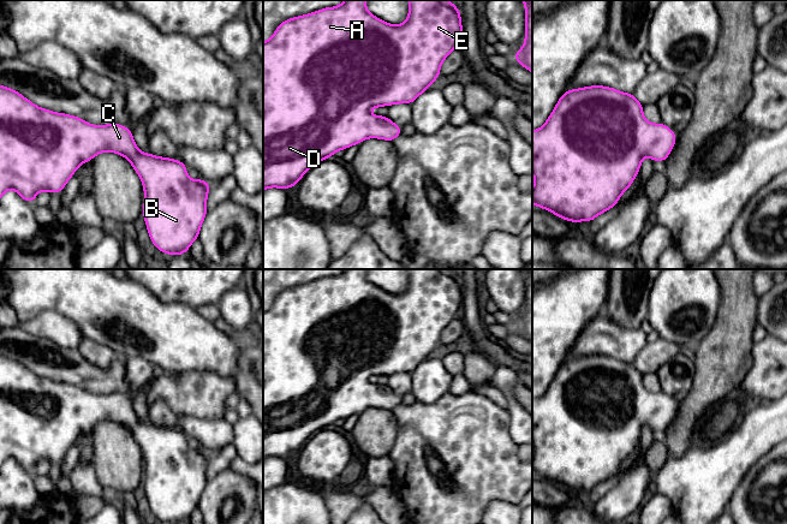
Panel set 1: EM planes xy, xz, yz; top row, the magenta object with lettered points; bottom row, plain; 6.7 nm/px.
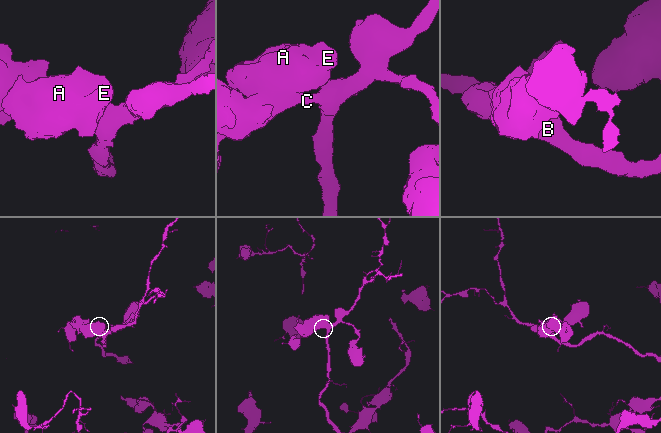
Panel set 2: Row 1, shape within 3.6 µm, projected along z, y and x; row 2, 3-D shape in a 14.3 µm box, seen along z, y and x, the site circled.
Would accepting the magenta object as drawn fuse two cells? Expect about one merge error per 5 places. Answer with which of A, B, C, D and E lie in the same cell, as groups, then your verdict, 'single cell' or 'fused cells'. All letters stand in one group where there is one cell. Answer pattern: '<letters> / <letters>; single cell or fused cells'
A B C D E; single cell

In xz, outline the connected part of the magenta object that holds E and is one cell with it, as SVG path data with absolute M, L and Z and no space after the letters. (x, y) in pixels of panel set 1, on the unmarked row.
M345 269L341 274L321 278L304 285L292 286L280 292L273 305L263 311L263 460L269 457L291 458L316 433L329 428L336 419L345 419L351 415L360 413L365 407L394 410L401 404L403 397L395 394L388 386L371 386L371 376L382 376L399 373L412 373L429 358L440 344L443 329L460 315L461 284L454 272L447 269L409 269L409 285L404 293L394 294L381 290L366 279L365 269Z

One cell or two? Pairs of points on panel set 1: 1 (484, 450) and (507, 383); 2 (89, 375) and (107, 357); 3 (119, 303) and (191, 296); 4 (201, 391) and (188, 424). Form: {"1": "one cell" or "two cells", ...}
{"1": "two cells", "2": "two cells", "3": "two cells", "4": "two cells"}

